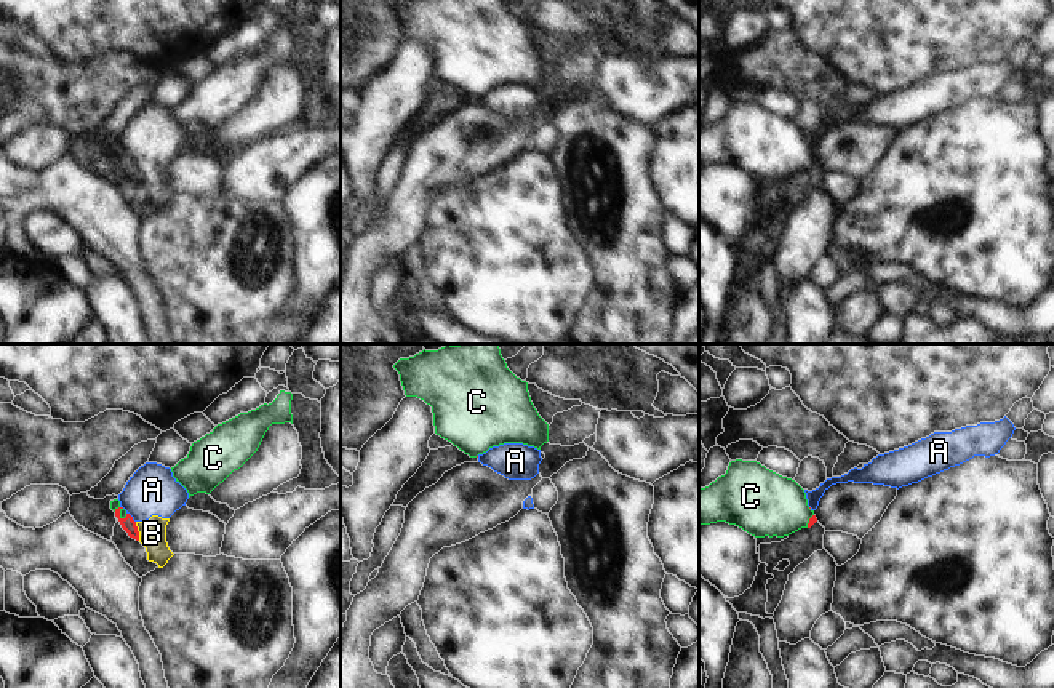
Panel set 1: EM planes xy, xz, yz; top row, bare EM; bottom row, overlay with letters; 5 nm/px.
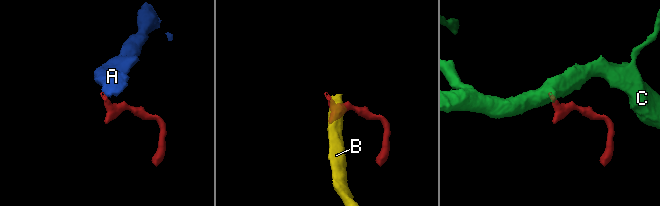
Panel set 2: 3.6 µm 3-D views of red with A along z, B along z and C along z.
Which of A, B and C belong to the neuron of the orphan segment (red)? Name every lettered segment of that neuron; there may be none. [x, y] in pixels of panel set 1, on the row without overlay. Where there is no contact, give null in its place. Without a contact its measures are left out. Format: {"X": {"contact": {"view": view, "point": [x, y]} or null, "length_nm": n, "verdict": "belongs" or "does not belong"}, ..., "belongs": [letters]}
{"A": {"contact": {"view": "xy", "point": [131, 159]}, "length_nm": 70, "verdict": "does not belong"}, "B": {"contact": {"view": "xy", "point": [138, 173]}, "length_nm": 100, "verdict": "does not belong"}, "C": {"contact": {"view": "xy", "point": [119, 156]}, "length_nm": 80, "verdict": "belongs"}, "belongs": ["C"]}

